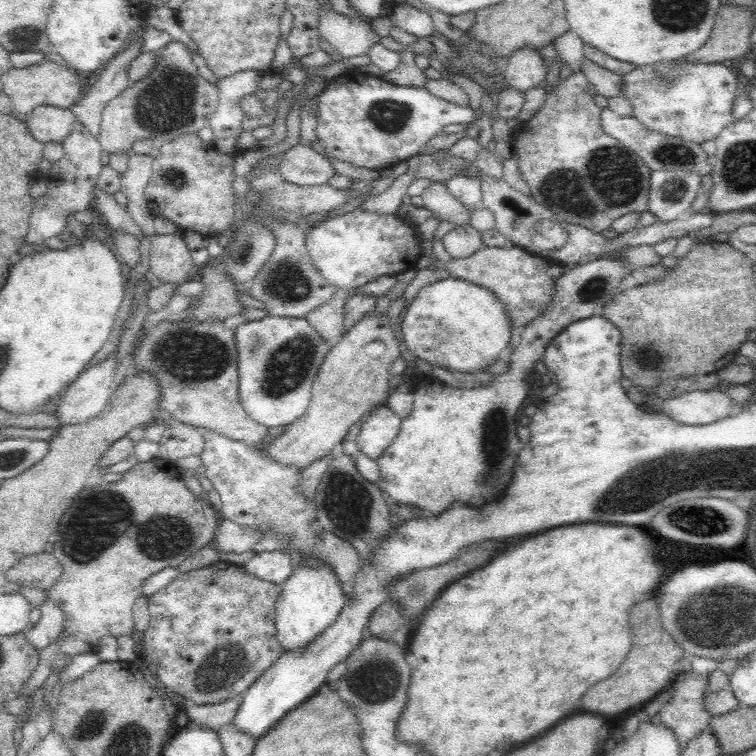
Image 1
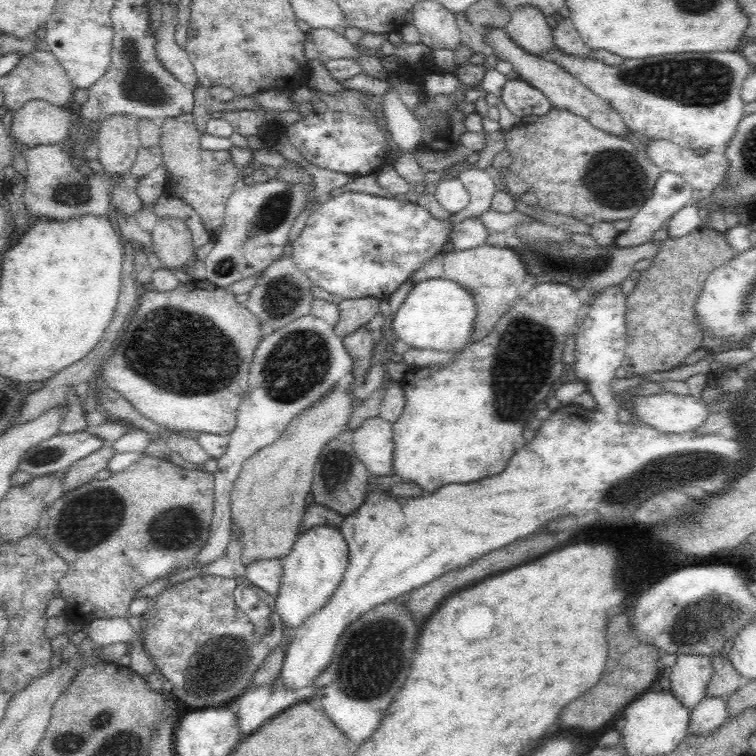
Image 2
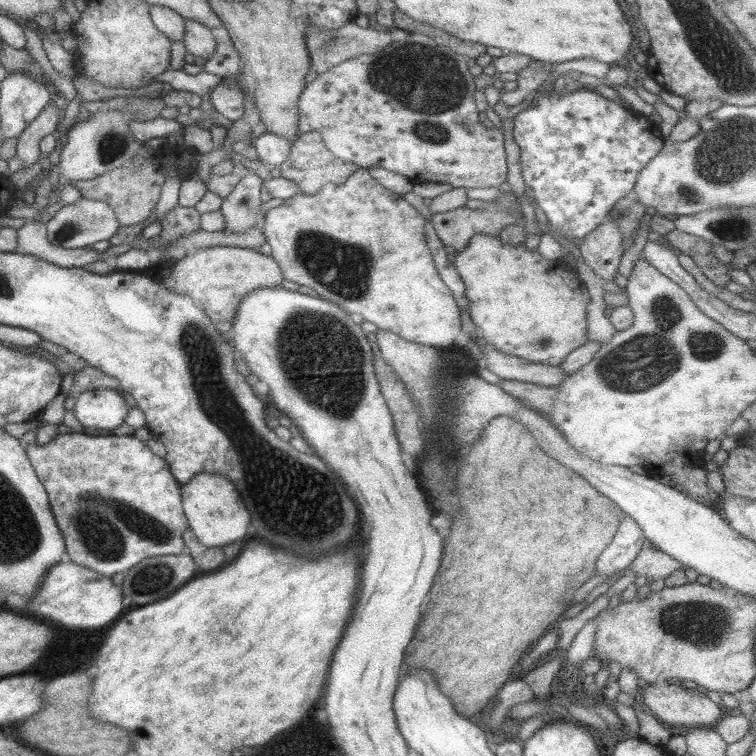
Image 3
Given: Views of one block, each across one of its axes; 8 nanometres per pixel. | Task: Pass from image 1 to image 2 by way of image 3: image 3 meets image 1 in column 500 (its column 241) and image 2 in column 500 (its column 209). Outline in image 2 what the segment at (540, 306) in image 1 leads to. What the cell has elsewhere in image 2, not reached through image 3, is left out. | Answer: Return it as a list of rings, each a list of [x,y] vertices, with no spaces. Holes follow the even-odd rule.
[[[480,246],[474,250],[462,250],[462,252],[446,252],[444,254],[444,276],[446,280],[452,280],[460,284],[468,294],[472,294],[476,302],[476,326],[472,334],[472,342],[480,342],[486,338],[498,324],[498,320],[520,300],[520,288],[524,284],[524,278],[528,276],[528,268],[524,266],[518,250],[514,248],[500,248],[500,246]]]

